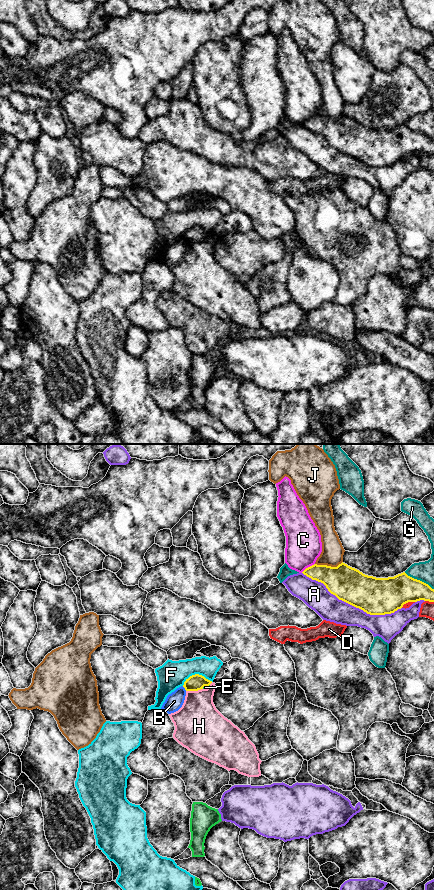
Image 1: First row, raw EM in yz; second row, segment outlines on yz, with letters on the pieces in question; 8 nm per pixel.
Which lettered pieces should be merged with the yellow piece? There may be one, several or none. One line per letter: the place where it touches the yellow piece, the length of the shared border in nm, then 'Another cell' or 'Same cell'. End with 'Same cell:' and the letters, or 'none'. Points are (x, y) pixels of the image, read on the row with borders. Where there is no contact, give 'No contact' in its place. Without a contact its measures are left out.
A: Touches yellow at yz (351, 604). Shared border 850 nm. Another cell
B: Touches yellow at yz (184, 687). Shared border 50 nm. Another cell
C: Touches yellow at yz (308, 567). Shared border 130 nm. Another cell
D: Touches yellow at yz (407, 602). Shared border 120 nm. Another cell
E: Touches yellow at yz (205, 685). Shared border 70 nm. Another cell
F: Touches yellow at yz (196, 674). Shared border 260 nm. Another cell
G: Touches yellow at yz (419, 580). Shared border 280 nm. Another cell
H: Touches yellow at yz (194, 690). Shared border 140 nm. Another cell
J: Touches yellow at yz (328, 566). Shared border 220 nm. Another cell
Same cell: none

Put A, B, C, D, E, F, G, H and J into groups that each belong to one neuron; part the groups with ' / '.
A B / C / D / E / F / G / H / J

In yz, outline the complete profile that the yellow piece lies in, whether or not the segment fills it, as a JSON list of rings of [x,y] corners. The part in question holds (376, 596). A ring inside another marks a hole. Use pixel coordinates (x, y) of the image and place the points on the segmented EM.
[[[342,562],[337,567],[314,564],[306,568],[302,573],[312,580],[323,583],[328,591],[339,600],[359,608],[370,615],[394,613],[408,602],[420,600],[434,602],[434,589],[428,584],[408,576],[405,572],[394,577],[376,578],[365,575]]]

